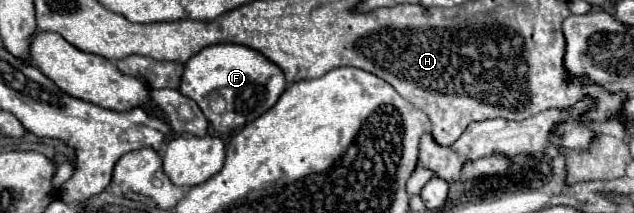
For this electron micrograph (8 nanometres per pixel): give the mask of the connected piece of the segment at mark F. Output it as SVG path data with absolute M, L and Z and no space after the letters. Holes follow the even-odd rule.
M225 43L209 45L185 63L179 93L193 99L203 111L205 119L221 133L239 129L261 117L277 103L285 87L287 81L283 71L275 63L265 59L259 51L249 49L245 45ZM229 113L235 115L233 123L223 123L223 117Z

